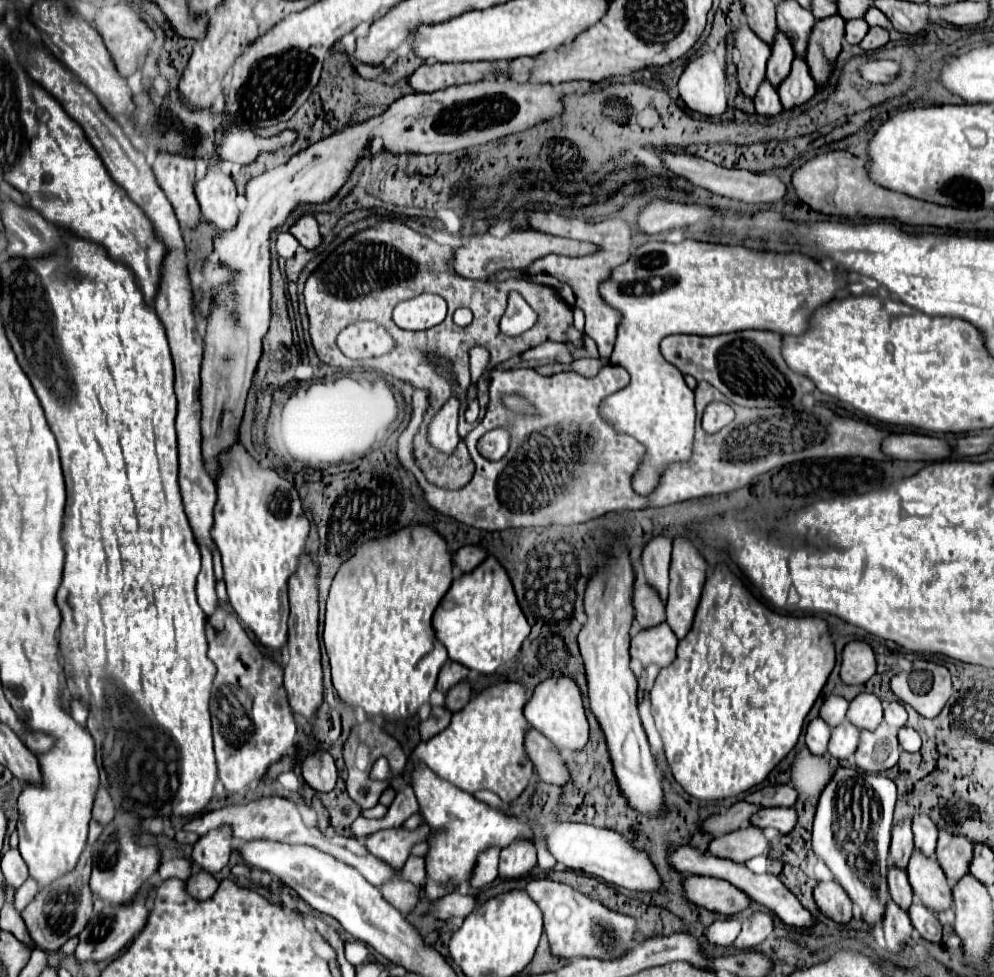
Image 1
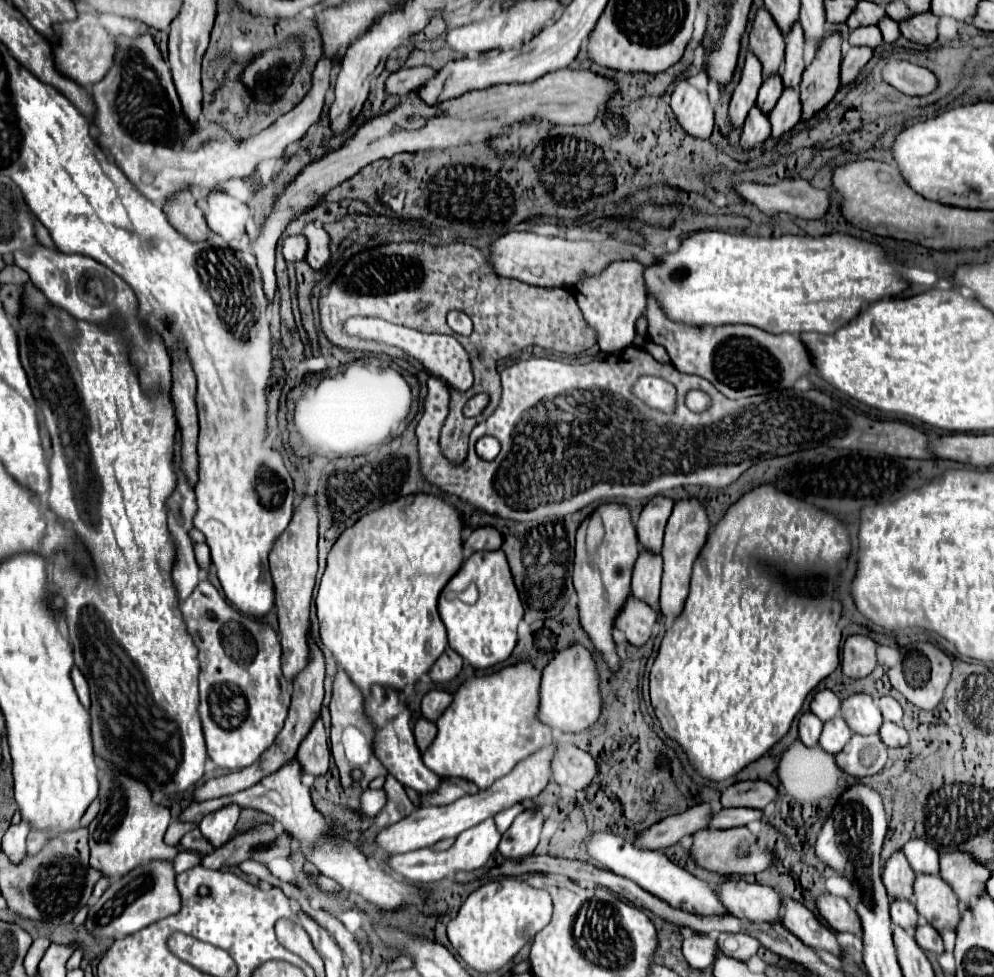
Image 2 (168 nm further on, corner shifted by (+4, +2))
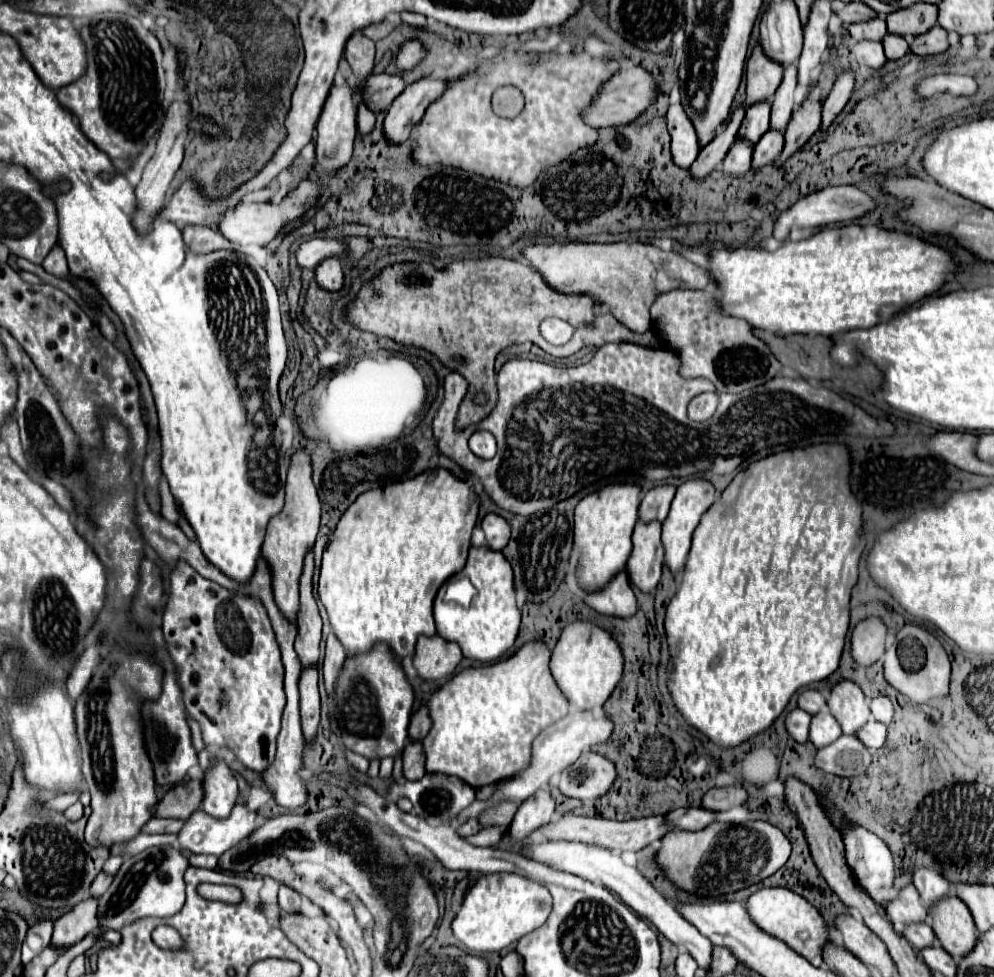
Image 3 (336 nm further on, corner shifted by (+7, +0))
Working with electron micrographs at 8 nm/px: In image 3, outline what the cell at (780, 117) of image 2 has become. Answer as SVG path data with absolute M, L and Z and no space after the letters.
M768 130L760 142L754 146L752 152L752 170L760 170L768 164L774 162L774 158L782 152L784 148L784 134L776 130Z

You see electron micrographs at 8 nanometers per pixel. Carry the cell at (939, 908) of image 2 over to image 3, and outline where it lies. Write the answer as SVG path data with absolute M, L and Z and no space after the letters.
M948 896L940 900L940 904L928 910L928 916L936 932L936 938L954 960L966 956L972 944L976 944L976 924L968 906L958 896Z

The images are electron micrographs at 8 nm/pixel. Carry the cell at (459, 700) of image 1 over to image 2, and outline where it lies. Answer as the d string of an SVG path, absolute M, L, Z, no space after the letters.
M431 690L425 694L423 702L421 702L421 710L423 710L423 716L429 718L429 720L437 720L443 710L447 710L447 706L451 704L451 694L445 692L445 690Z

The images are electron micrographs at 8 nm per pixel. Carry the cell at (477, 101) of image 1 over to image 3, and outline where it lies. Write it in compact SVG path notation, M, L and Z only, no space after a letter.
M632 66L632 68L622 68L616 72L616 76L606 82L600 90L600 94L596 96L596 100L592 102L592 106L584 112L584 120L586 124L590 124L592 128L606 128L606 126L624 126L624 124L632 124L640 114L644 114L658 96L658 84L652 78L652 74L640 66Z

